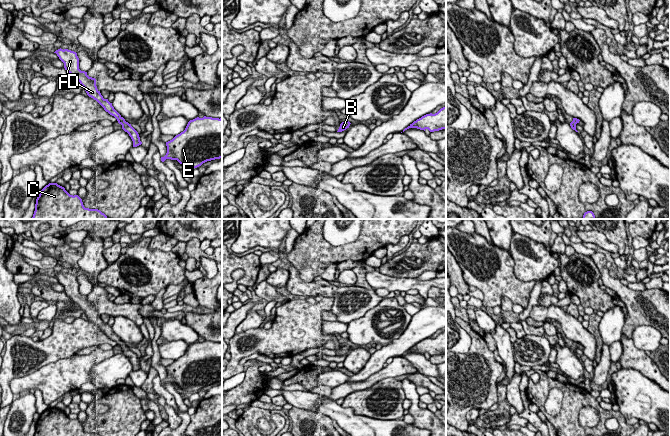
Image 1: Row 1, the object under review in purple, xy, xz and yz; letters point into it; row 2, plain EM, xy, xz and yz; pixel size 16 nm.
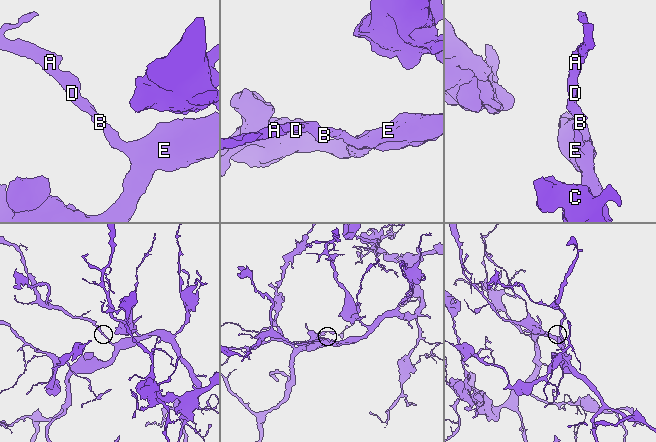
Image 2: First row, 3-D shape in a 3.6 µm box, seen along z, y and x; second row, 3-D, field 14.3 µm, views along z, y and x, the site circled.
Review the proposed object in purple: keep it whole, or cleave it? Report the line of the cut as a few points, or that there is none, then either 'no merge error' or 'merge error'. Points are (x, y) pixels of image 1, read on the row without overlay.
no cut | no merge error

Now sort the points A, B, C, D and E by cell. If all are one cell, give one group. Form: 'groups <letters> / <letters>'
groups A B C D E

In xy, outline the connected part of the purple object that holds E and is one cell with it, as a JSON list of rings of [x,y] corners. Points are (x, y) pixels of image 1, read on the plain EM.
[[[206,341],[190,344],[183,356],[176,359],[172,364],[166,366],[167,377],[161,381],[161,385],[166,383],[177,384],[180,388],[188,392],[197,392],[203,387],[222,382],[222,342]]]

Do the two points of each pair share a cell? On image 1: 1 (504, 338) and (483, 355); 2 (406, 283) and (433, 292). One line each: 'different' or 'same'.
1: different
2: different

